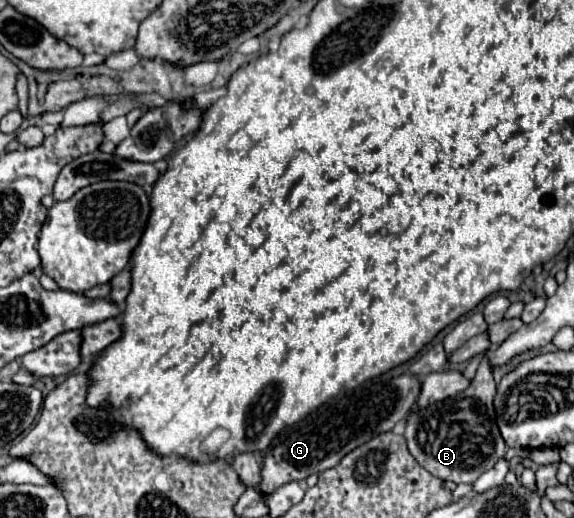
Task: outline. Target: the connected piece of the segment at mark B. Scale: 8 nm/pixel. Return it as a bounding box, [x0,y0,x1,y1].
[404,356,506,482]

